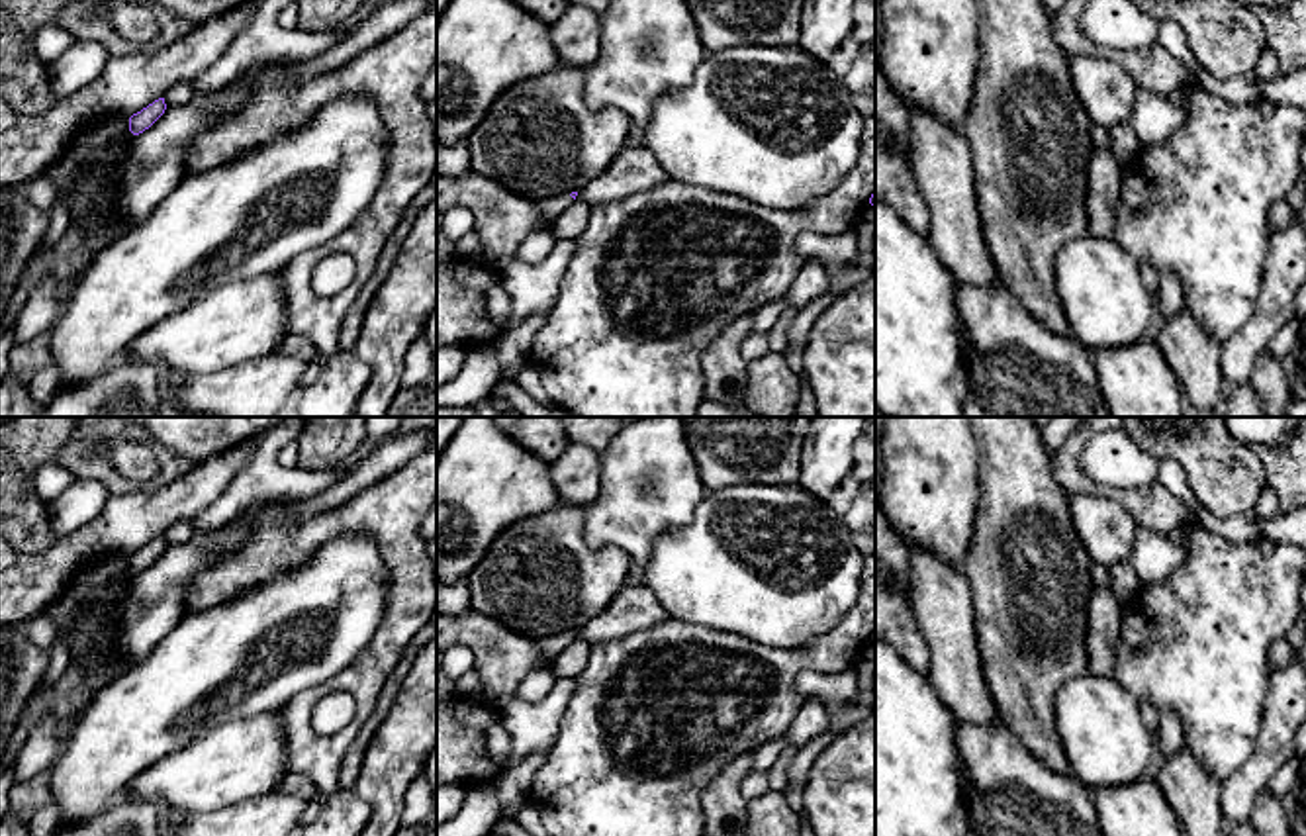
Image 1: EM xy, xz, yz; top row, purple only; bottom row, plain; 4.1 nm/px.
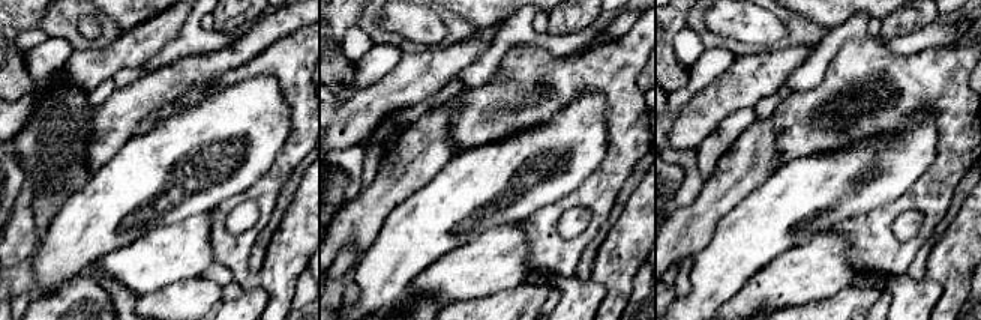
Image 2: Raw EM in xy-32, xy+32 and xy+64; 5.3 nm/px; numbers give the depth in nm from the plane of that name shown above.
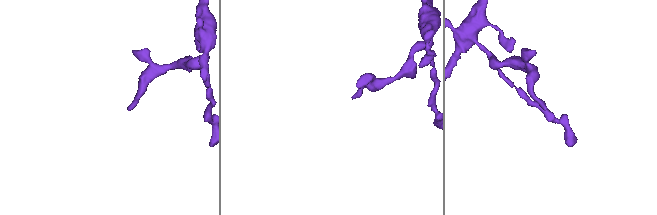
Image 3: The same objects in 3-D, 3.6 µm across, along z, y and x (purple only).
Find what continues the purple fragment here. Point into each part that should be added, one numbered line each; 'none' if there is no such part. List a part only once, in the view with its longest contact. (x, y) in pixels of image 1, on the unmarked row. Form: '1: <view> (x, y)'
1: xz (551, 647)

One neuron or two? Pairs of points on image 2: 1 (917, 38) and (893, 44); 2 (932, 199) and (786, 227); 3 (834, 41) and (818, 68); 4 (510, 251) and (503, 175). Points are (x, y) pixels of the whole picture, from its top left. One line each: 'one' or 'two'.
1: one
2: two
3: one
4: two

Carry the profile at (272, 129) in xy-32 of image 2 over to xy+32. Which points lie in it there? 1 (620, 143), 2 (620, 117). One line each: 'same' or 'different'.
1: different
2: different

